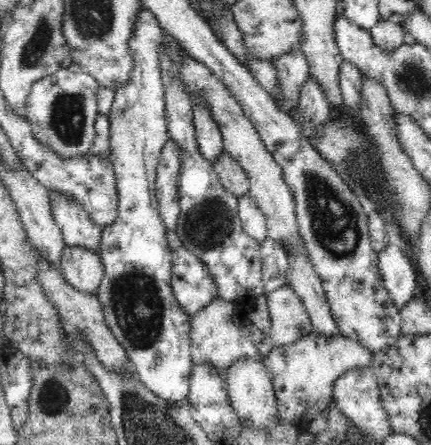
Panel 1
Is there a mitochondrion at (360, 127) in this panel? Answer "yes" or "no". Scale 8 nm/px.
no

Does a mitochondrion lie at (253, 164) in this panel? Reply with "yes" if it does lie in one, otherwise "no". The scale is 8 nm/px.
no

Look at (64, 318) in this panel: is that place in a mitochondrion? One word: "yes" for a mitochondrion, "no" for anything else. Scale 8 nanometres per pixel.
no

